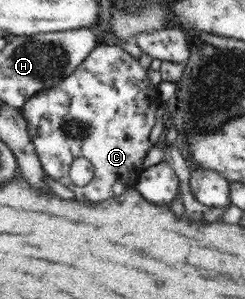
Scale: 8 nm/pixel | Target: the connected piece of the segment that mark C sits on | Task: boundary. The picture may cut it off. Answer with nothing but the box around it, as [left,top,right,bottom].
[22,44,160,202]

